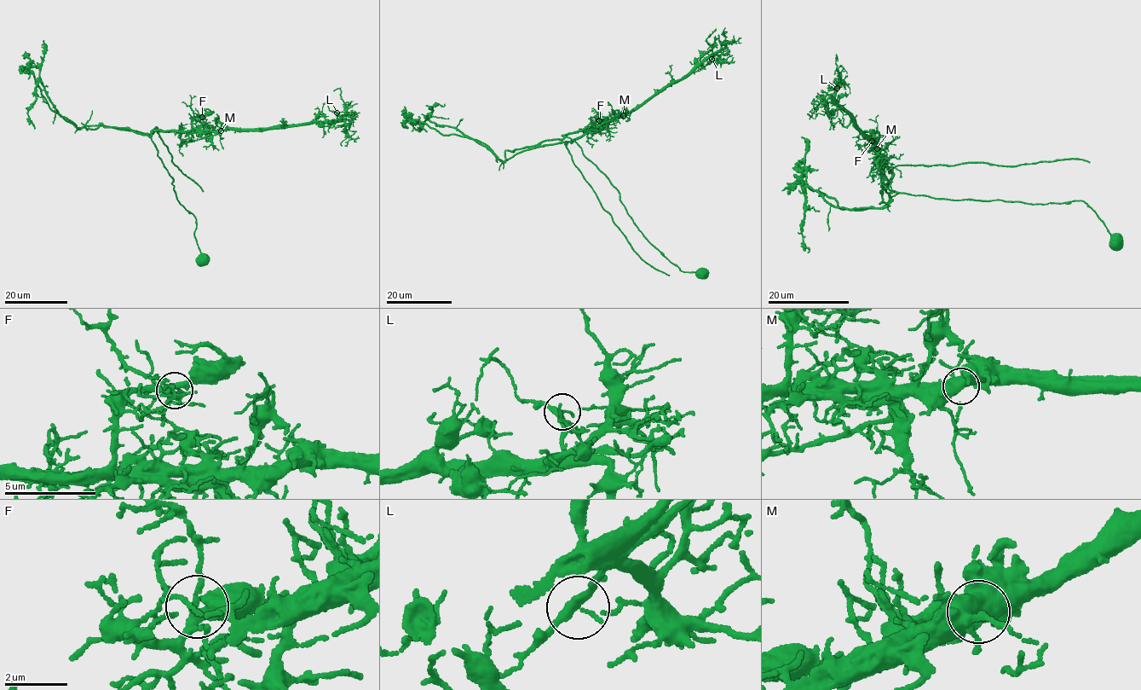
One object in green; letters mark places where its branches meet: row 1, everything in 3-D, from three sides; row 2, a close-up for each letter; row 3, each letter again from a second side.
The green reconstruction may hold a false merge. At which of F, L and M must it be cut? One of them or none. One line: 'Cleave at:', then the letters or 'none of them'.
Cleave at: M

